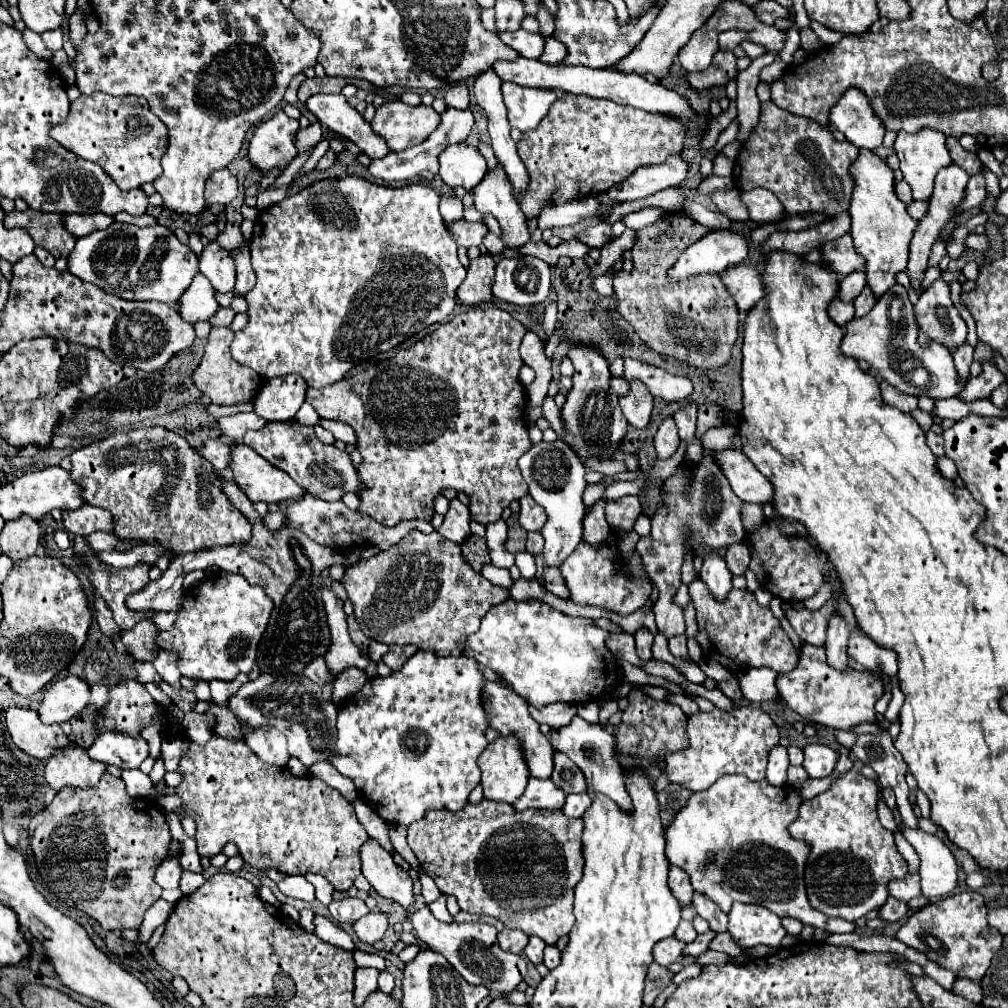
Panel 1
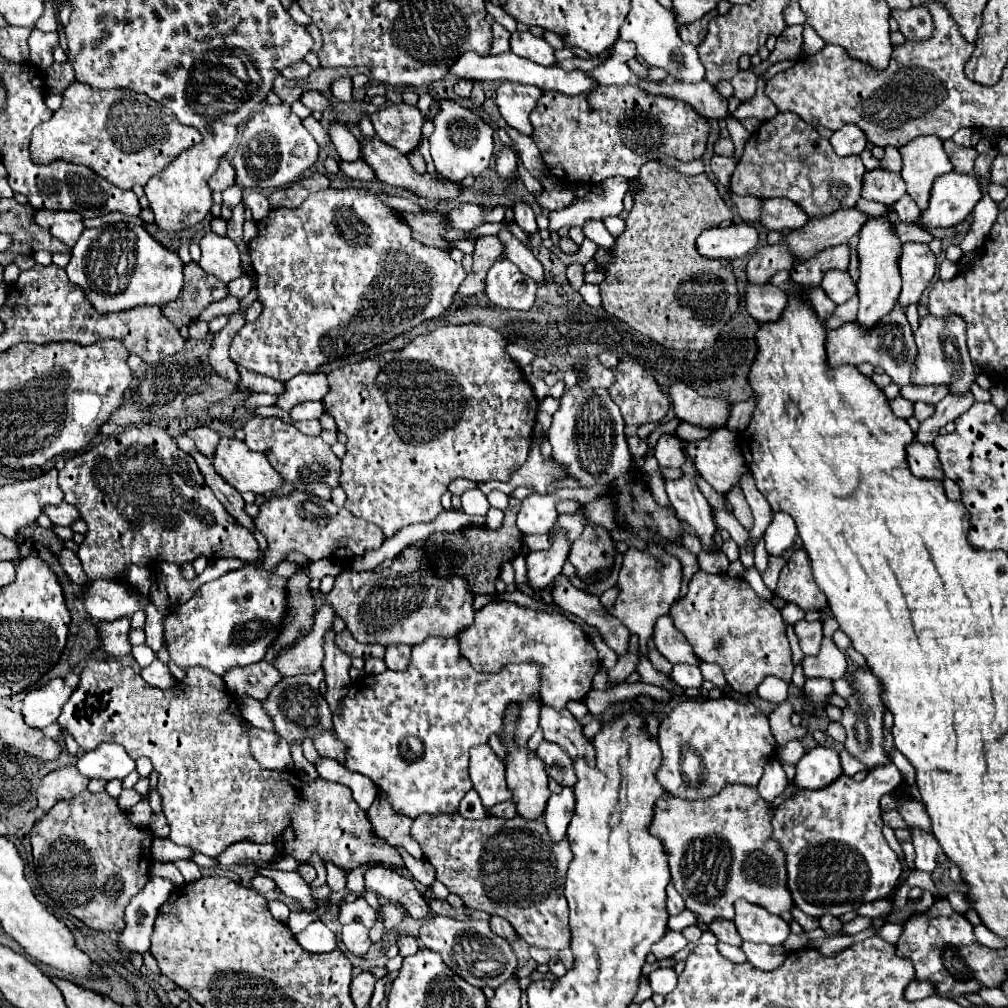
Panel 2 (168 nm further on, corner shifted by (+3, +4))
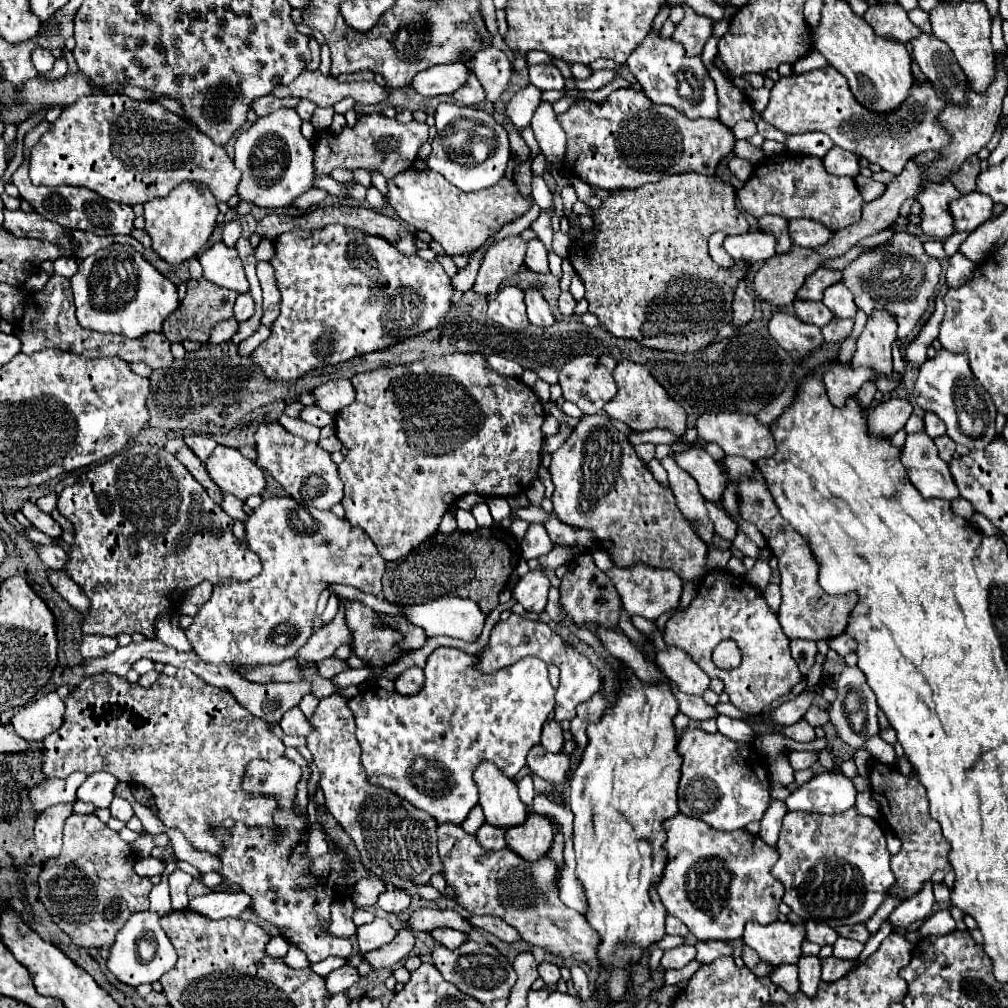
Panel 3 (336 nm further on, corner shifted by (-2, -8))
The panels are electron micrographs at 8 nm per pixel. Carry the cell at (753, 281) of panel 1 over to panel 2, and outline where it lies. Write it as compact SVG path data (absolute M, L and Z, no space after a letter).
M771 282L765 284L745 284L745 306L747 312L759 322L773 322L781 316L783 306L787 304L787 292L773 286Z

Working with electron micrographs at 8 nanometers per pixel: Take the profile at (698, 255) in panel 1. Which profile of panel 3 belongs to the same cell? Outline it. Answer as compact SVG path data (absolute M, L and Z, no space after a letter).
M748 232L742 236L726 236L724 250L734 260L748 260L748 262L766 262L776 256L776 238L768 232Z

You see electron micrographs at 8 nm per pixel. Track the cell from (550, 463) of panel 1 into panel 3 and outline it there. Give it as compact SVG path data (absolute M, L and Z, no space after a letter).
M530 570L528 574L524 574L518 580L518 584L512 590L512 596L518 604L524 606L524 610L540 614L546 608L548 590L550 590L550 582L544 576L544 572L542 570Z

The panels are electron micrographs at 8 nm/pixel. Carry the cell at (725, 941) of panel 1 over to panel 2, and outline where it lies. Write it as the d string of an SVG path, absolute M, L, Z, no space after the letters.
M743 942L741 950L747 954L747 960L763 970L773 970L785 960L783 946L769 946L769 944L755 944L755 942Z

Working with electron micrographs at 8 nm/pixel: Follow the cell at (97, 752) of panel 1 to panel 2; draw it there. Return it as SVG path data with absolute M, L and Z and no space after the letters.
M99 744L95 750L85 752L77 760L77 768L87 778L125 778L135 770L135 760L121 744Z

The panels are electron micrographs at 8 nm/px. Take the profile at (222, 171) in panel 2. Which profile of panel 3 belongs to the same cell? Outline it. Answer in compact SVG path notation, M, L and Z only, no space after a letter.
M82 96L70 108L64 108L50 130L36 142L30 156L30 180L36 186L84 186L106 200L120 204L146 204L154 198L164 198L182 182L204 184L216 202L228 202L238 192L242 174L236 170L222 146L216 146L210 136L202 134L188 120L168 112L158 102L136 102L126 96Z

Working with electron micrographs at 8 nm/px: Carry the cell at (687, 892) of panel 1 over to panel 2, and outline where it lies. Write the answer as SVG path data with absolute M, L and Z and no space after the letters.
M673 882L667 886L667 910L669 914L679 914L685 910L685 902L681 900L681 894L673 888Z

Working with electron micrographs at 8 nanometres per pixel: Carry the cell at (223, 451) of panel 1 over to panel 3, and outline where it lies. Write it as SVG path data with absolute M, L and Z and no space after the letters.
M184 436L184 442L188 444L190 450L194 450L194 454L204 462L210 452L216 448L216 442L208 436Z

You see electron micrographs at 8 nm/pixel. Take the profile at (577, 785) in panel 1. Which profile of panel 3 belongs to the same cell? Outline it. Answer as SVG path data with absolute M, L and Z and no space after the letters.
M536 744L526 756L528 768L544 778L550 784L562 784L570 770L570 758L562 752L546 752L540 744Z

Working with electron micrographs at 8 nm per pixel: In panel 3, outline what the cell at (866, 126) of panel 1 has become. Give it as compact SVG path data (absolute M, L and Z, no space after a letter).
M834 146L834 148L822 158L822 164L824 164L826 172L836 174L836 176L850 176L850 178L854 178L854 176L860 172L858 156L854 156L852 152L846 152L846 150L838 148L838 146Z

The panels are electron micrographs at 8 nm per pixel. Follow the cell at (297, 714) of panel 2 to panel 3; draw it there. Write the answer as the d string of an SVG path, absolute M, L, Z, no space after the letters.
M292 708L290 712L286 712L280 726L282 726L284 734L292 734L292 736L308 736L310 734L310 722L302 714L300 708Z

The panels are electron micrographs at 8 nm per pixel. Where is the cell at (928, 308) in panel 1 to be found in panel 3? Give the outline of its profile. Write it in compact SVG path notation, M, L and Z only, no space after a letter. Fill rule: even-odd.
M940 350L936 354L934 360L928 360L922 368L920 368L920 374L918 374L918 380L916 380L916 386L914 386L914 398L918 402L918 406L926 412L932 412L936 414L940 420L944 420L946 428L948 428L948 436L956 442L956 444L964 444L968 446L970 450L978 450L978 448L986 448L994 438L996 438L996 430L994 430L994 416L996 416L996 408L994 408L994 402L990 400L988 392L978 384L978 380L974 380L974 374L970 372L970 366L966 364L966 356L954 356L946 350ZM958 384L966 384L966 386L974 386L978 396L984 400L986 404L986 410L990 412L990 422L986 426L986 432L984 436L980 438L968 438L960 432L958 428L958 412L956 412L956 402L954 402L954 390L958 390Z

